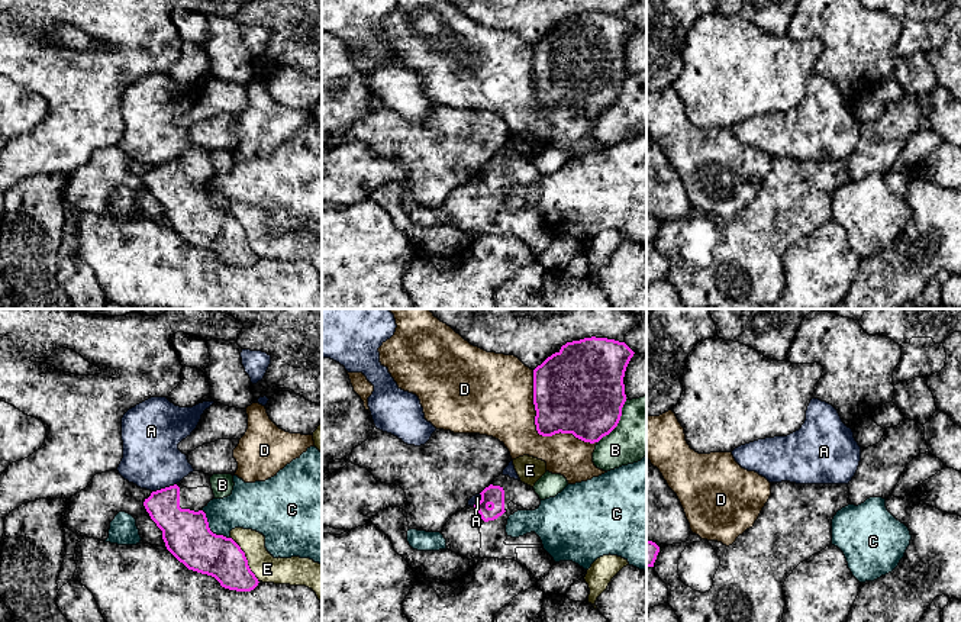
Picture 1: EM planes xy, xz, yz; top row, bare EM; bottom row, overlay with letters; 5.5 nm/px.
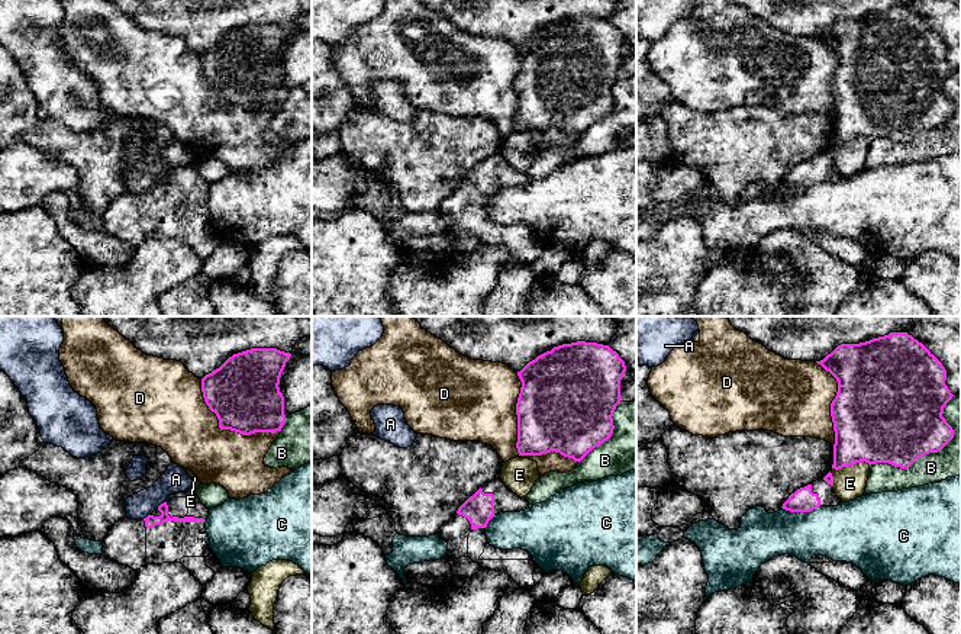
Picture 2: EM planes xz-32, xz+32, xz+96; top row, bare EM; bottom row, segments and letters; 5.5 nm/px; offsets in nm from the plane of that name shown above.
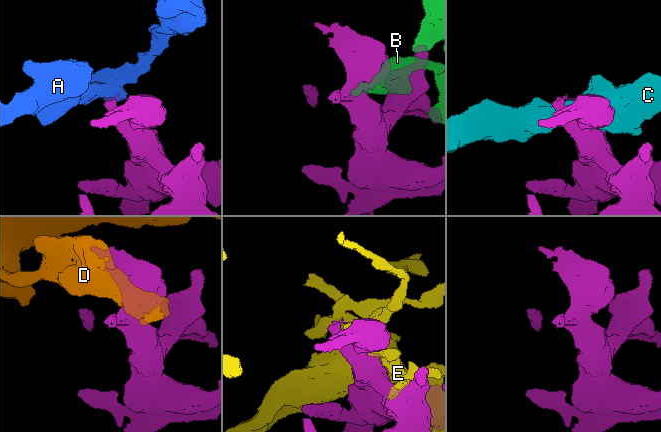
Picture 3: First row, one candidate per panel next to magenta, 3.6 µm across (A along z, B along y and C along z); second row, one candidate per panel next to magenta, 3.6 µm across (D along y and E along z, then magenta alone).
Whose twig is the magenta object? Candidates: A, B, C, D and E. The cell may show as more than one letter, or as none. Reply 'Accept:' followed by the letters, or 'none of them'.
Accept: none of them

